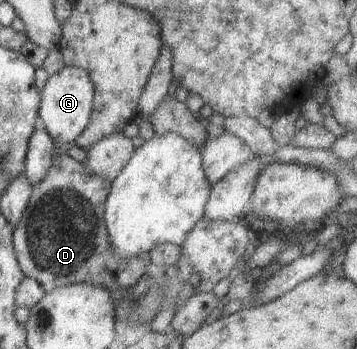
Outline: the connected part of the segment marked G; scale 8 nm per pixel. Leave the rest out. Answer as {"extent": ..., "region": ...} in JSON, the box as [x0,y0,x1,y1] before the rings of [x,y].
{"extent":[39,66,95,146],"region":[[[65,66],[59,73],[48,77],[40,93],[39,114],[47,134],[60,146],[66,143],[75,144],[91,120],[95,89],[89,75],[83,69]]]}

